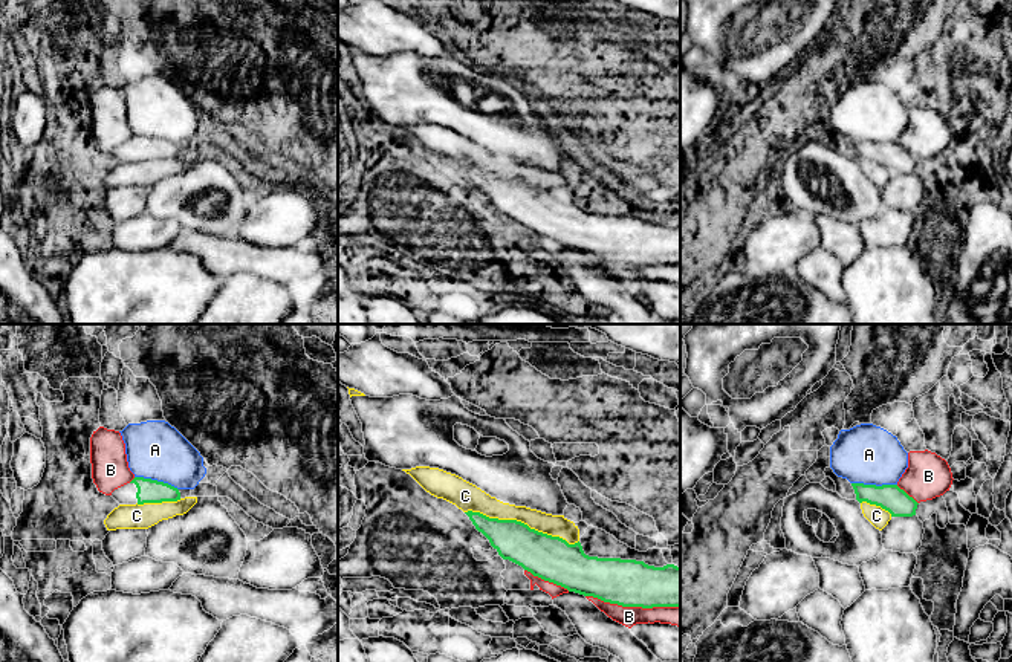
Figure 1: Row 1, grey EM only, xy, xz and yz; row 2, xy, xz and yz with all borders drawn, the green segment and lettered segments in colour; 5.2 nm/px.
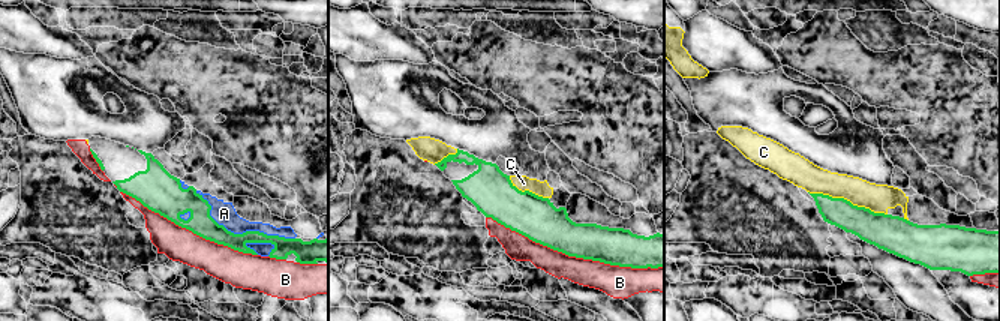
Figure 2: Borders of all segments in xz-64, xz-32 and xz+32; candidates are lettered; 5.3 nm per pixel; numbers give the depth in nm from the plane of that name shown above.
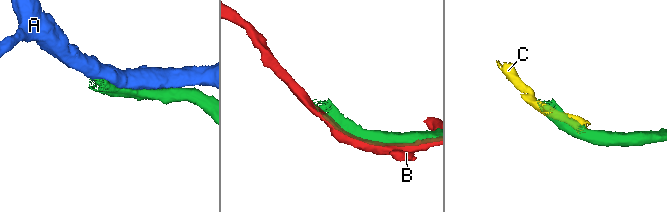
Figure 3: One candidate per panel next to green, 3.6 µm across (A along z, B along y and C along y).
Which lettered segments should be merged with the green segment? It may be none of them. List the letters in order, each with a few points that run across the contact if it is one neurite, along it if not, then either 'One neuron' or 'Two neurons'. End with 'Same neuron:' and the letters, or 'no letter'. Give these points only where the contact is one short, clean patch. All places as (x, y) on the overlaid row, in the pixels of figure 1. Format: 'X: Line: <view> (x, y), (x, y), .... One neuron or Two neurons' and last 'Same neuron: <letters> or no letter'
A: Two neurons
B: Two neurons
C: Two neurons
Same neuron: no letter

